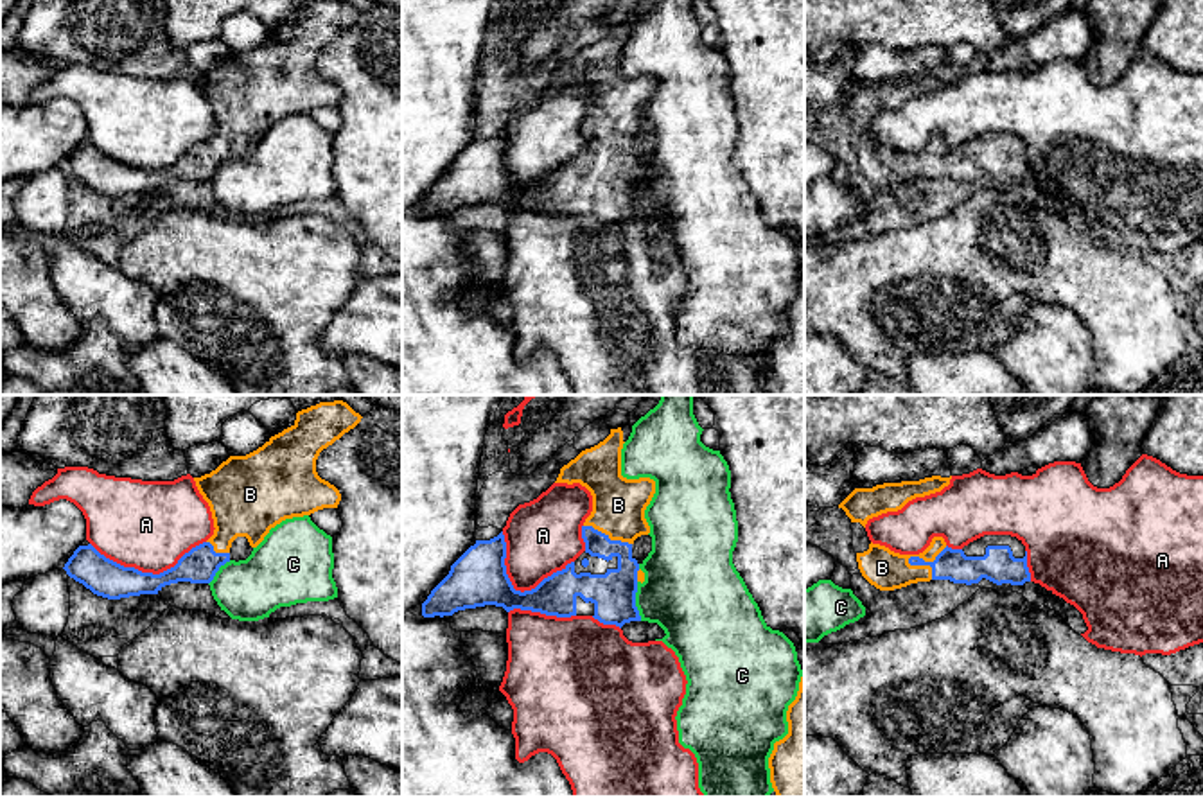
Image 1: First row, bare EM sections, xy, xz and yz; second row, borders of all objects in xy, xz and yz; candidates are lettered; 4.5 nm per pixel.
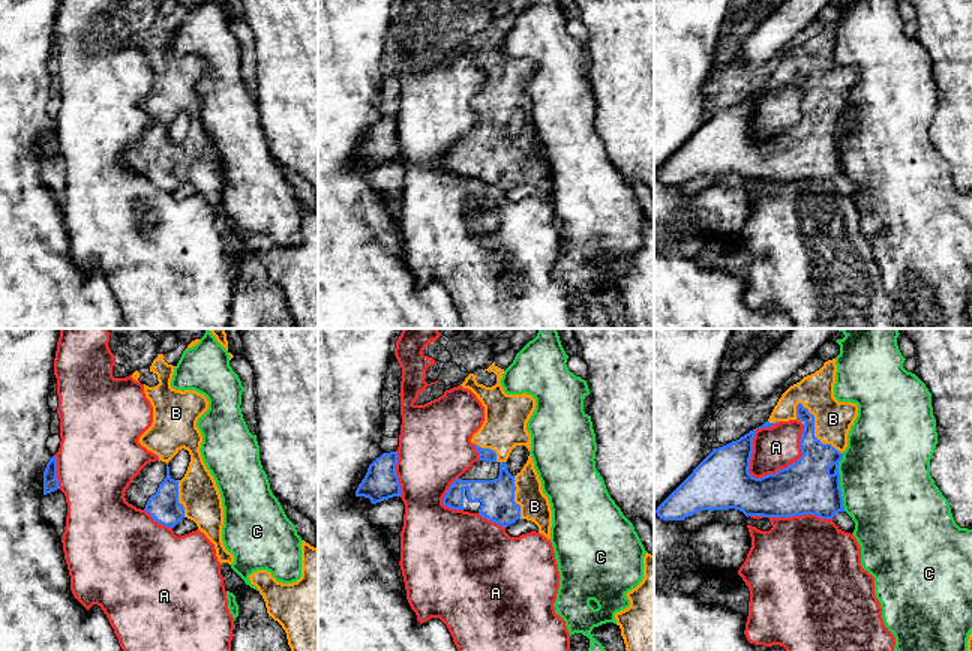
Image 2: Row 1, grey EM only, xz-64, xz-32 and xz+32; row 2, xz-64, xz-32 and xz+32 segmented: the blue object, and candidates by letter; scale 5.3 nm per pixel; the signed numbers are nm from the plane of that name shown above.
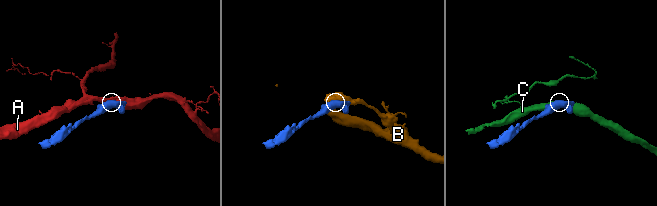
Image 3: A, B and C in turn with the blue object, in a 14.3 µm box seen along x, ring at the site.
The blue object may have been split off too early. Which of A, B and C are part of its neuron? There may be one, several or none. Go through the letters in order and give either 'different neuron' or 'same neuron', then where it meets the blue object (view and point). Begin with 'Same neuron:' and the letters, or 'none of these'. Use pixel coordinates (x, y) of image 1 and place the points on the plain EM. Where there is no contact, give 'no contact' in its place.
Same neuron: B
A: different neuron | xz (514, 187)
B: same neuron | yz (927, 160)
C: different neuron | xz (634, 200)

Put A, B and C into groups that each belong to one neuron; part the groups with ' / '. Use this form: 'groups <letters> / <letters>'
groups A / B / C

